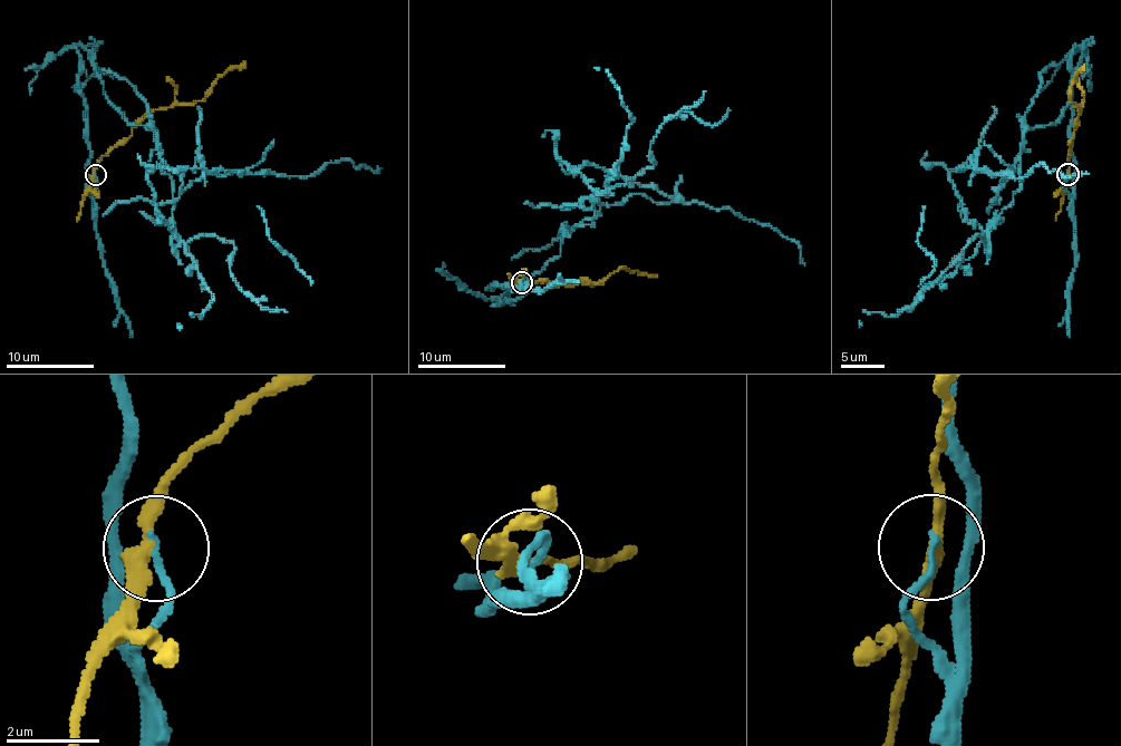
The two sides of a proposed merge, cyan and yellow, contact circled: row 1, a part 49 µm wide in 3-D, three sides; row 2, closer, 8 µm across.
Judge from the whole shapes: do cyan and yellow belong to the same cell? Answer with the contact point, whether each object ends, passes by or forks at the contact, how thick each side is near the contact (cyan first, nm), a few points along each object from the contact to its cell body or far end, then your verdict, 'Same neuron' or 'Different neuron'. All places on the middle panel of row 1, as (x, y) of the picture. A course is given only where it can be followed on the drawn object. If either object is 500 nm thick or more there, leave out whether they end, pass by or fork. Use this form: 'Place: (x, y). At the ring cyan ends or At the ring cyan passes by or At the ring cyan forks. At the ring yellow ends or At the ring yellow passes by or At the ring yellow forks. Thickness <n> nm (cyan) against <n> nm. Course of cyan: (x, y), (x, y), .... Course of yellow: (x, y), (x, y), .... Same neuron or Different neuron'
Place: (522, 282). At the ring cyan ends. At the ring yellow passes by. Thickness 150 nm (cyan) against 280 nm. Course of cyan: (521, 281), (483, 294), (530, 280), (570, 230), (592, 224), (593, 191), (558, 158), (766, 223), (804, 265). Course of yellow: (521, 281), (604, 282), (618, 269), (656, 277). Different neuron

